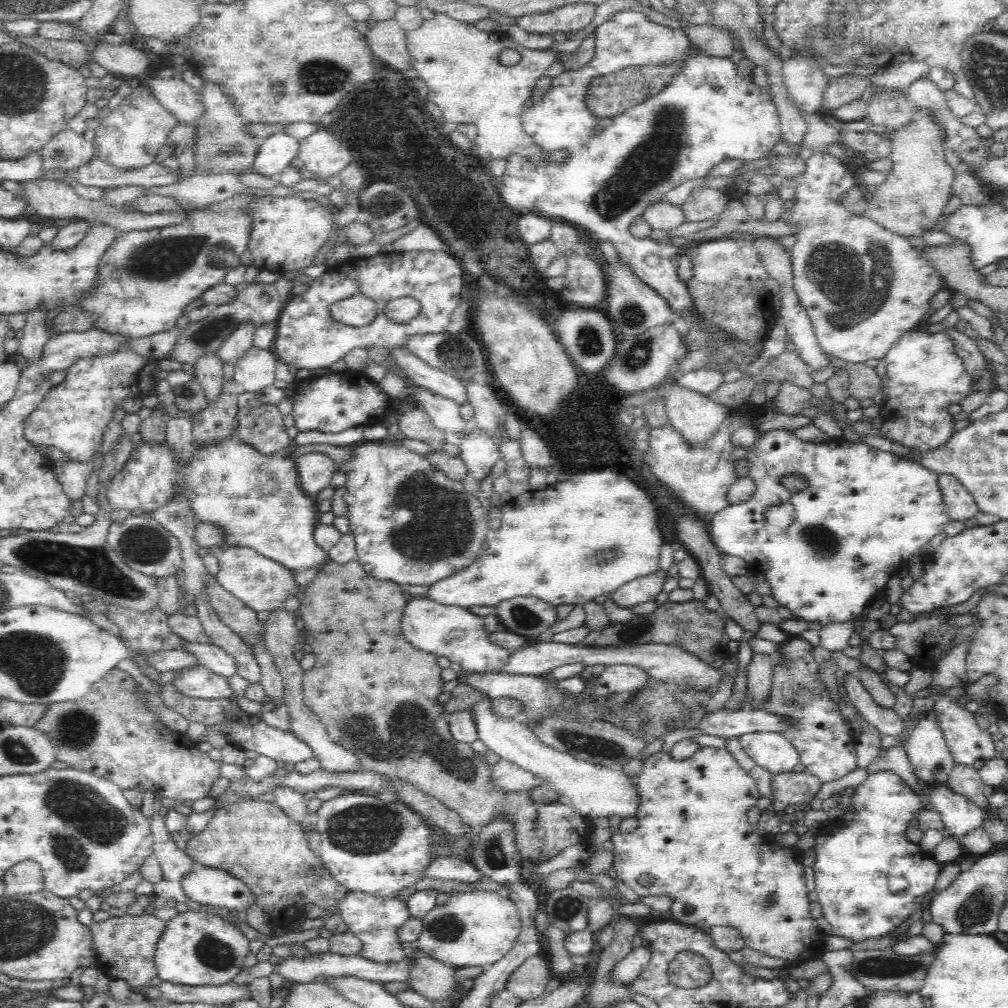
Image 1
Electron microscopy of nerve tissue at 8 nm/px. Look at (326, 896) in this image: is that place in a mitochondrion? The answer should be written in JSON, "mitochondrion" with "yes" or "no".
{"mitochondrion":"no"}

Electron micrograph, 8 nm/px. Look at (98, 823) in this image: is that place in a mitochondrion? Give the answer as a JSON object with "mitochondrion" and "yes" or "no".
{"mitochondrion":"yes"}

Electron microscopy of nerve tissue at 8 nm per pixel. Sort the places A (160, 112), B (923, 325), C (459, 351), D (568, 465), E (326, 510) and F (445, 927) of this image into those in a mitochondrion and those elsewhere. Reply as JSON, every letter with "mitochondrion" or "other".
{"A":"other","B":"other","C":"mitochondrion","D":"other","E":"other","F":"mitochondrion"}

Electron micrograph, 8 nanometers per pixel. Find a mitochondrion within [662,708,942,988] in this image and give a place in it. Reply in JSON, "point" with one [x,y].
{"point":[876,967]}

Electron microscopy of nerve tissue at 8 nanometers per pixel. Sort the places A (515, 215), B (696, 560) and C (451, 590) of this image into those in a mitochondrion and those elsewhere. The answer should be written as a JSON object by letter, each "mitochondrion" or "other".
{"A":"other","B":"other","C":"other"}

